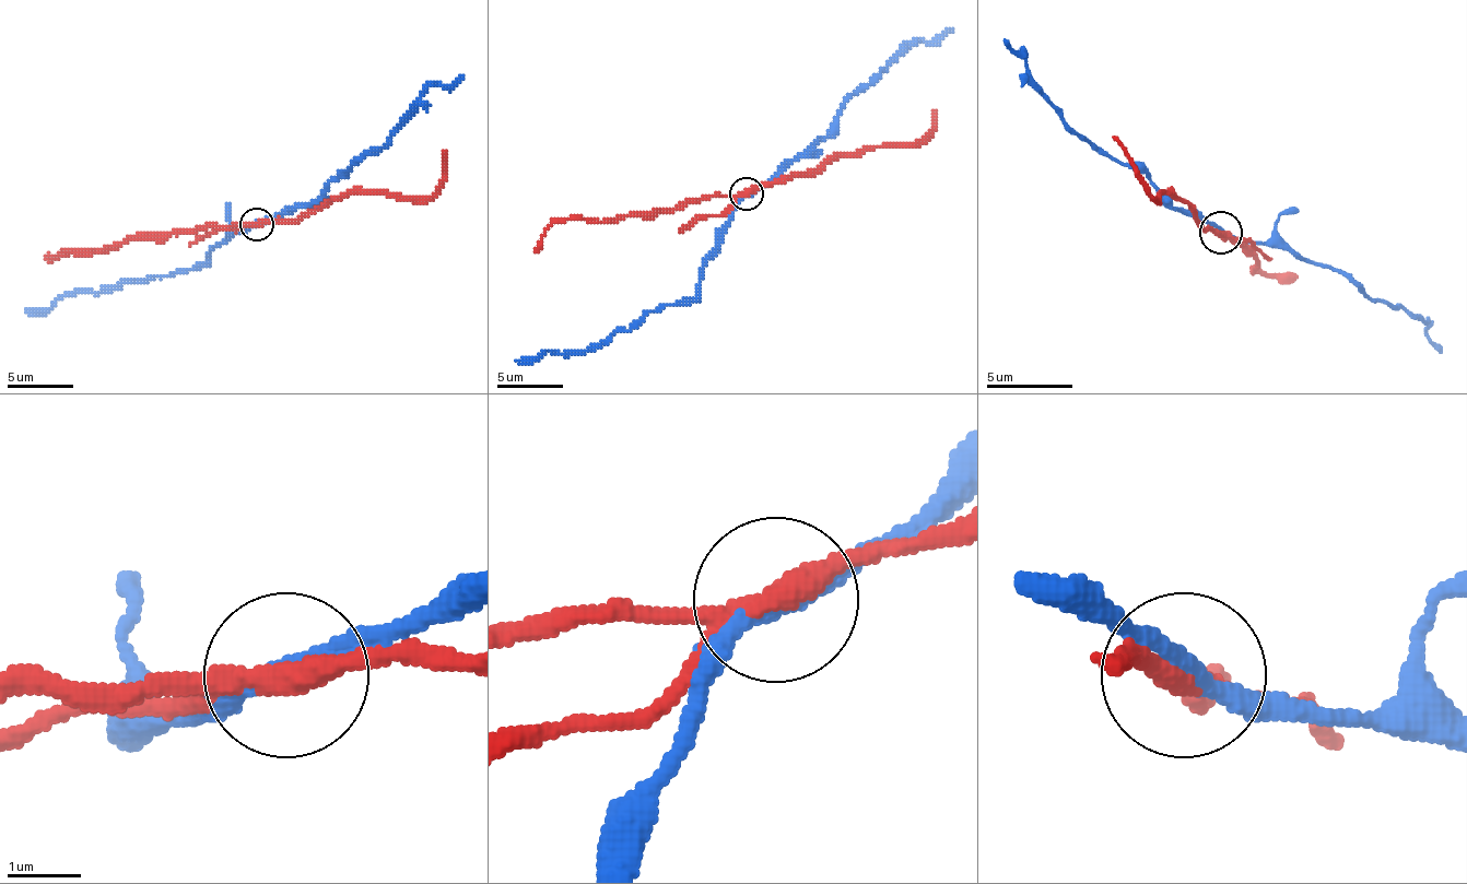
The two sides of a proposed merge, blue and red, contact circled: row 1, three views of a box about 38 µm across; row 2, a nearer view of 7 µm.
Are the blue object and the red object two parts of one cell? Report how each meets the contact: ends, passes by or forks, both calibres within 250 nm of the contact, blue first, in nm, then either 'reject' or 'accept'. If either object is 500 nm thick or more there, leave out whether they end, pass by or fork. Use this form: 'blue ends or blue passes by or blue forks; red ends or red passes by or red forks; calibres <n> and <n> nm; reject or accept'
blue passes by; red forks; calibres 240 and 260 nm; reject

